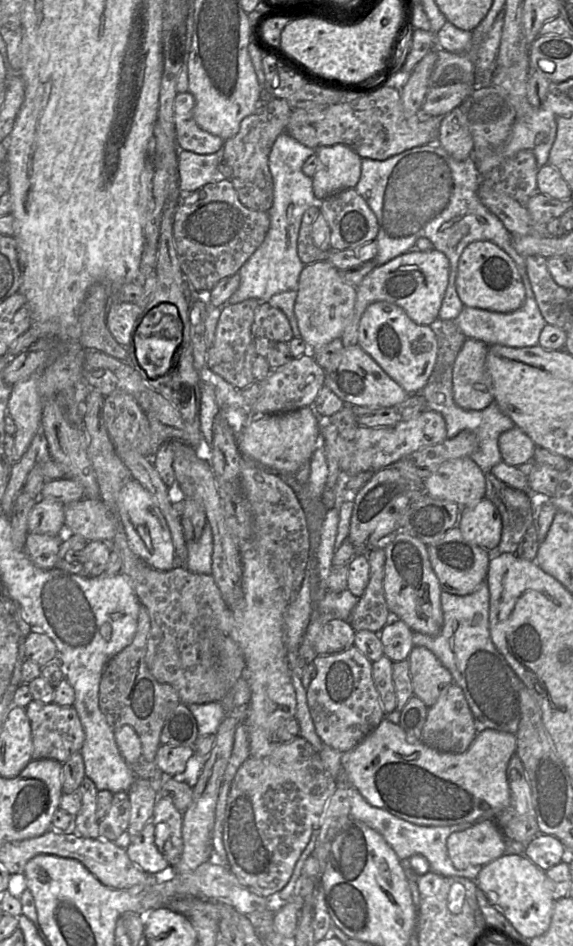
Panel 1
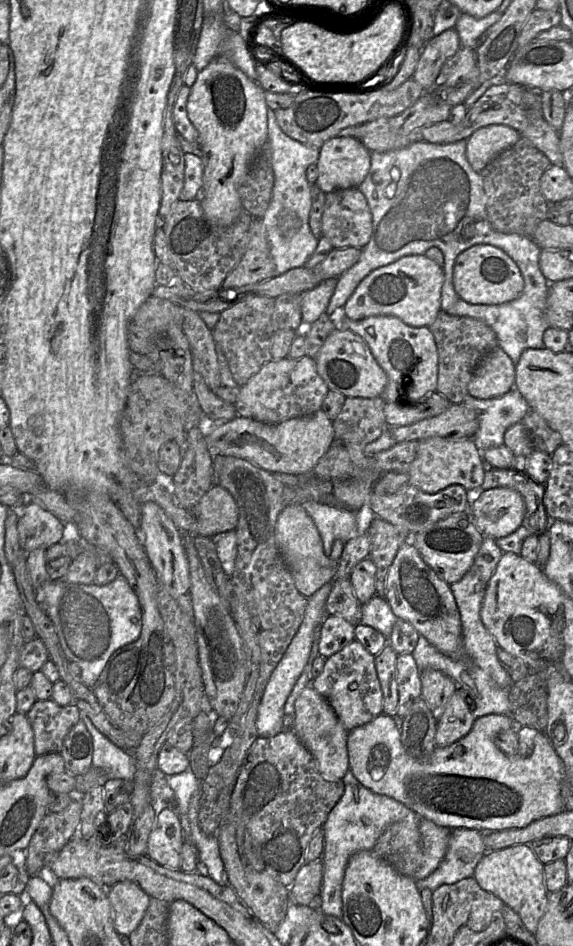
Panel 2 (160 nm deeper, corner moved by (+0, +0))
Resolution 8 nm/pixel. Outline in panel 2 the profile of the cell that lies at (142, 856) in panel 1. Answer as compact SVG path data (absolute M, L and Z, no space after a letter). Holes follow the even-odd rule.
M173 809L160 810L148 838L146 855L163 867L180 869L183 843L179 816Z

